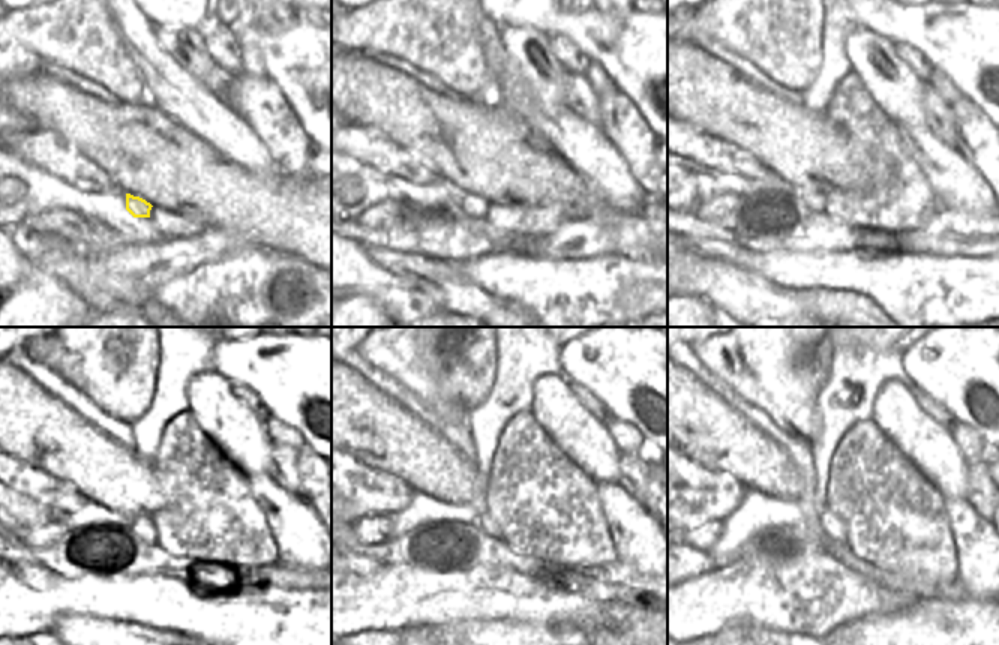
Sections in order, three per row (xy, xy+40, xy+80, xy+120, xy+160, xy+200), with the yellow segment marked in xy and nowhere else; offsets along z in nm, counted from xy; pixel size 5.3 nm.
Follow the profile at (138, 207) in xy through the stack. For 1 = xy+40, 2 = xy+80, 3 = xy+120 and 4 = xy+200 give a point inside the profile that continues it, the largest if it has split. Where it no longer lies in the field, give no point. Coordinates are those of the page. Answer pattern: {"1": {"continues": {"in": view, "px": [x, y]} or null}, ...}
{"1": {"continues": {"in": "xy+40", "px": [473, 204]}}, "2": {"continues": {"in": "xy+80", "px": [813, 195]}}, "3": {"continues": {"in": "xy+120", "px": [141, 525]}}, "4": {"continues": {"in": "xy+200", "px": [831, 525]}}}

